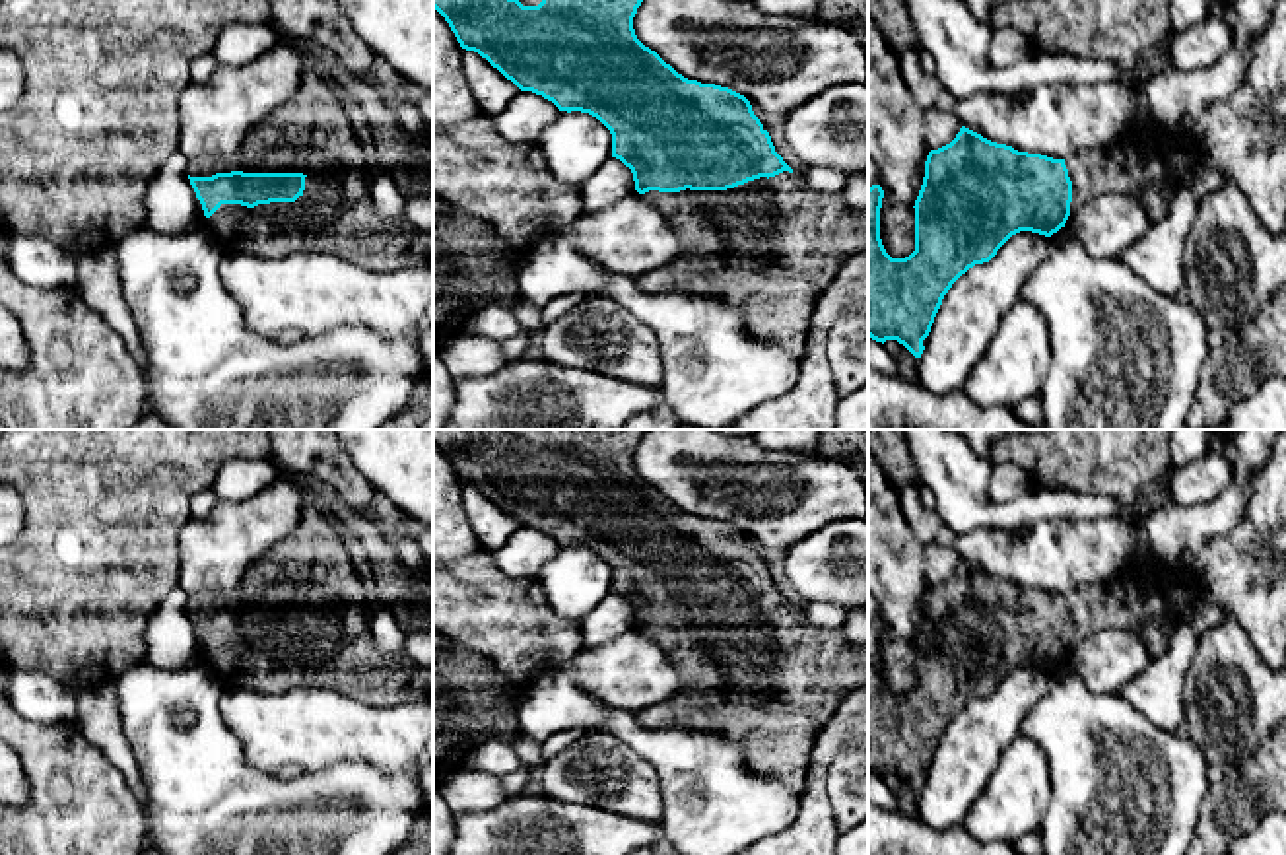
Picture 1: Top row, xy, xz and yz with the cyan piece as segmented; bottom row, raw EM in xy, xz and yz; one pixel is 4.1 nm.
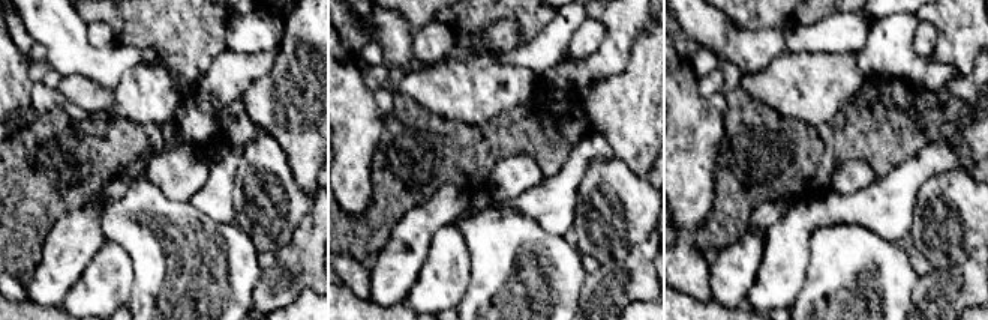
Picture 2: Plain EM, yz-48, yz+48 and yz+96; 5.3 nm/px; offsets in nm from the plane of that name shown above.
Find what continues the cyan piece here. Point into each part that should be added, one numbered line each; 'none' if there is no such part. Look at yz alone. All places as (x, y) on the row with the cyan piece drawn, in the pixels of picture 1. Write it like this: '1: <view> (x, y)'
1: yz (1168, 160)

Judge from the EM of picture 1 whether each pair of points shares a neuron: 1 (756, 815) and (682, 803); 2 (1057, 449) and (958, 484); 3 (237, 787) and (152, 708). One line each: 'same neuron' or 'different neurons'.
1: same neuron
2: different neurons
3: same neuron

